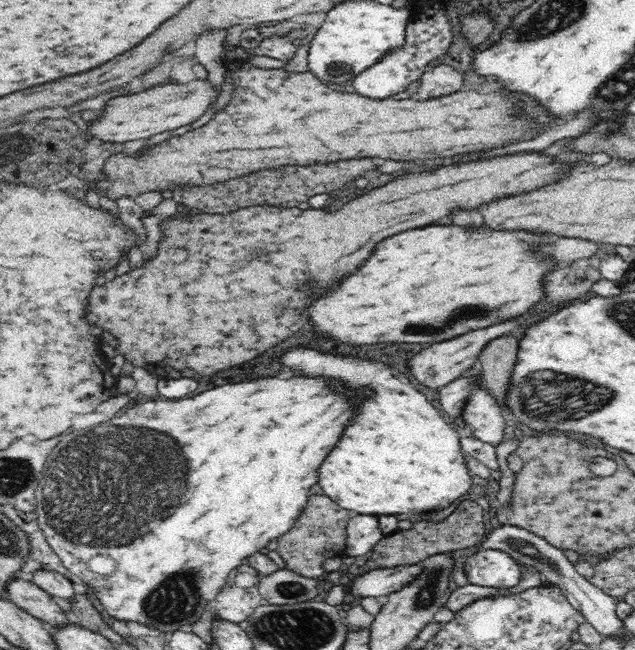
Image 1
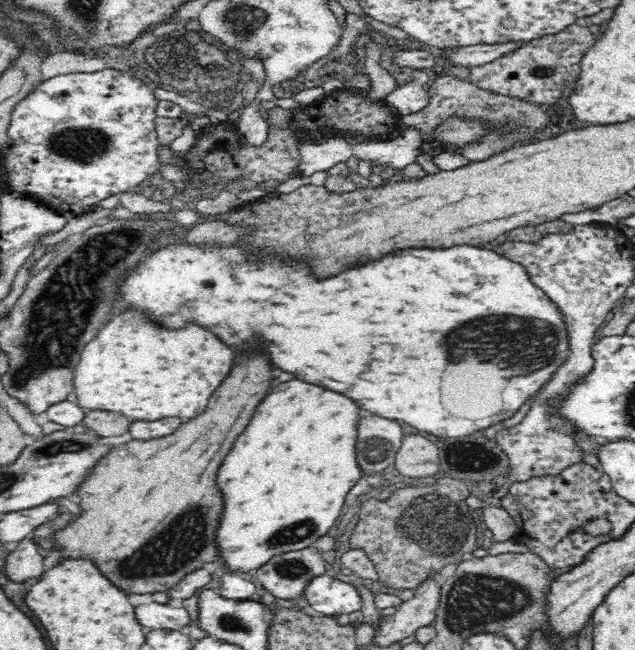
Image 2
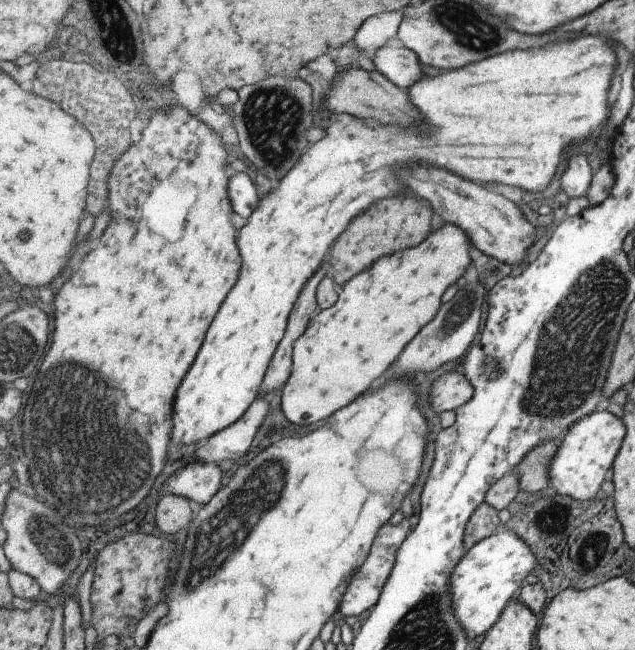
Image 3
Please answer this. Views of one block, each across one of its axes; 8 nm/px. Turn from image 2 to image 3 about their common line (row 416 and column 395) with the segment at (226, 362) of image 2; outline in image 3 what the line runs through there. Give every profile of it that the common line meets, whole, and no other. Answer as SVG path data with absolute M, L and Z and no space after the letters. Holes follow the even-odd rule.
M581 36L549 48L501 54L463 70L427 76L415 86L410 86L407 90L415 106L427 116L425 122L429 124L429 134L385 124L373 128L361 120L353 122L352 118L351 122L332 123L327 138L317 142L309 154L301 158L301 164L289 172L281 186L263 198L249 224L241 230L241 256L245 260L245 268L241 270L241 280L229 294L225 308L217 314L217 320L205 338L205 348L201 348L201 356L197 356L197 364L193 364L189 376L177 390L171 448L207 442L247 414L259 395L273 354L285 336L289 314L299 298L299 292L321 266L331 242L335 242L337 236L345 232L349 222L357 214L365 212L373 202L401 192L393 168L417 160L433 162L485 184L513 184L519 188L523 186L523 190L542 193L549 186L555 164L561 162L565 146L575 140L585 140L591 132L597 132L603 126L613 64L615 54L611 46L603 44L599 38Z

